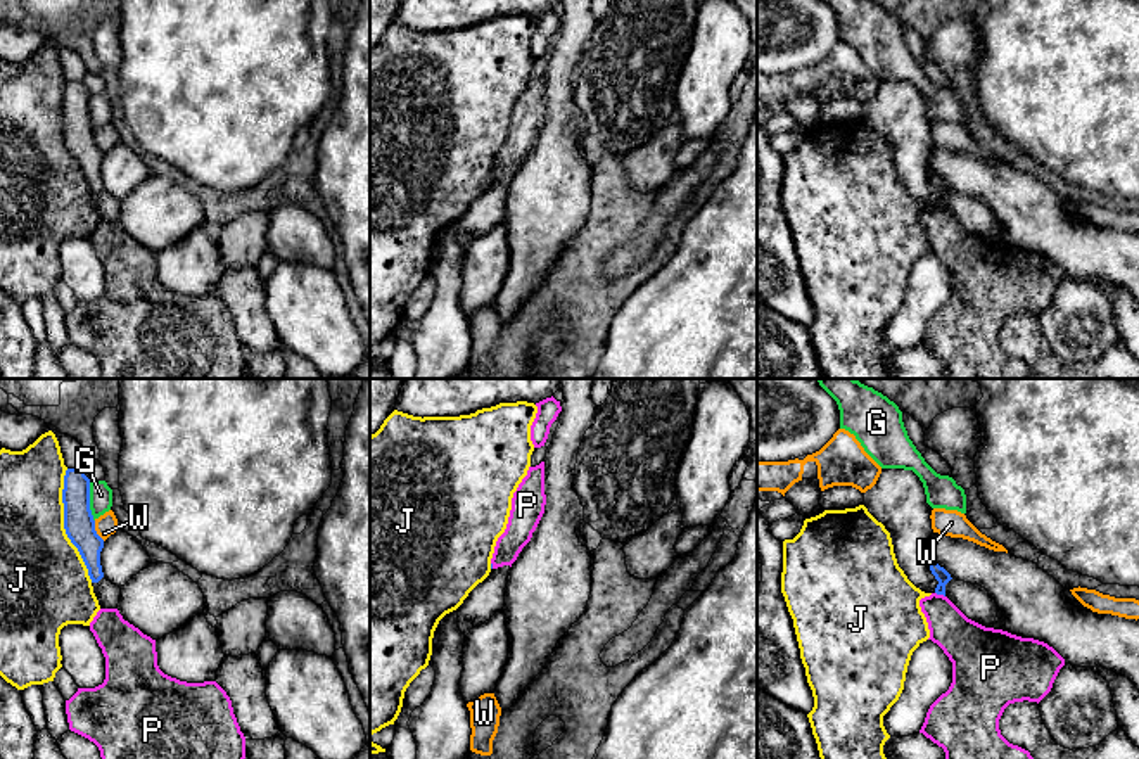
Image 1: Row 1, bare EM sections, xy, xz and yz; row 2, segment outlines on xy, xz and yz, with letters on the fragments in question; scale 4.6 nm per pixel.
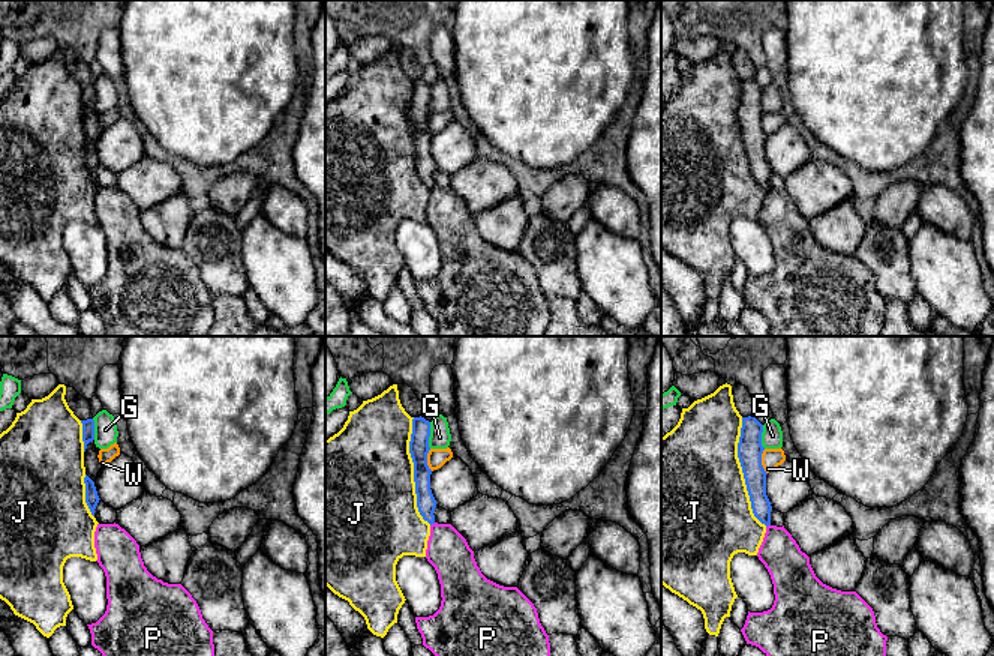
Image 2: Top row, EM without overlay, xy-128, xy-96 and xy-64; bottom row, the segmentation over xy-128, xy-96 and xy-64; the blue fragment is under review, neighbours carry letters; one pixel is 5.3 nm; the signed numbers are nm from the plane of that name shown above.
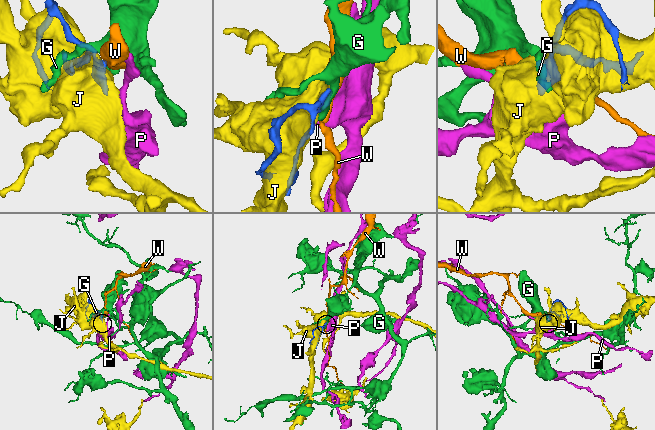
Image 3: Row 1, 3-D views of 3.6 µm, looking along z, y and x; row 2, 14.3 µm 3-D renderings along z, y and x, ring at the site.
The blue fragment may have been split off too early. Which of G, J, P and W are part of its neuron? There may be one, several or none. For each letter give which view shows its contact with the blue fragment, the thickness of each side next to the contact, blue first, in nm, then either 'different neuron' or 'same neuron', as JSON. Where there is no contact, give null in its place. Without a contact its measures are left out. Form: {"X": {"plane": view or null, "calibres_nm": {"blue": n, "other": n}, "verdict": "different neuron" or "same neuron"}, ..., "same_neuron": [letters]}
{"G": {"plane": "xy", "calibres_nm": {"blue": 140, "other": 110}, "verdict": "different neuron"}, "J": {"plane": "xy", "calibres_nm": {"blue": 140, "other": 400}, "verdict": "different neuron"}, "P": {"plane": "yz", "calibres_nm": {"blue": 70, "other": 200}, "verdict": "different neuron"}, "W": {"plane": "xy", "calibres_nm": {"blue": 140, "other": 100}, "verdict": "different neuron"}, "same_neuron": []}

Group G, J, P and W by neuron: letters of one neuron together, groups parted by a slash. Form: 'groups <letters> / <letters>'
groups G / J / P / W

